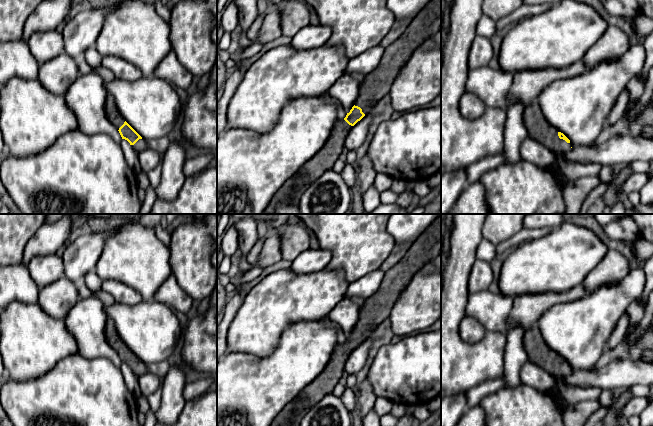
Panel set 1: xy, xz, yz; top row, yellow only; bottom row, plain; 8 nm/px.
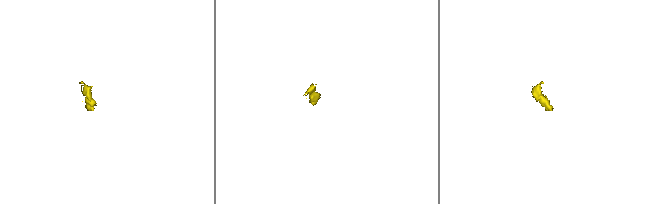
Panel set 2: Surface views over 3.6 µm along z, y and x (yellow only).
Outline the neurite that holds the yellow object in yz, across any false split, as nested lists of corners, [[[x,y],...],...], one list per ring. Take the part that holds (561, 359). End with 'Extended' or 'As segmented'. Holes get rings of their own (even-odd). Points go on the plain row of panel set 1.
[[[537,326],[526,330],[523,344],[528,361],[541,367],[553,377],[555,375],[566,377],[571,373],[570,364],[548,347]]]. Extended

